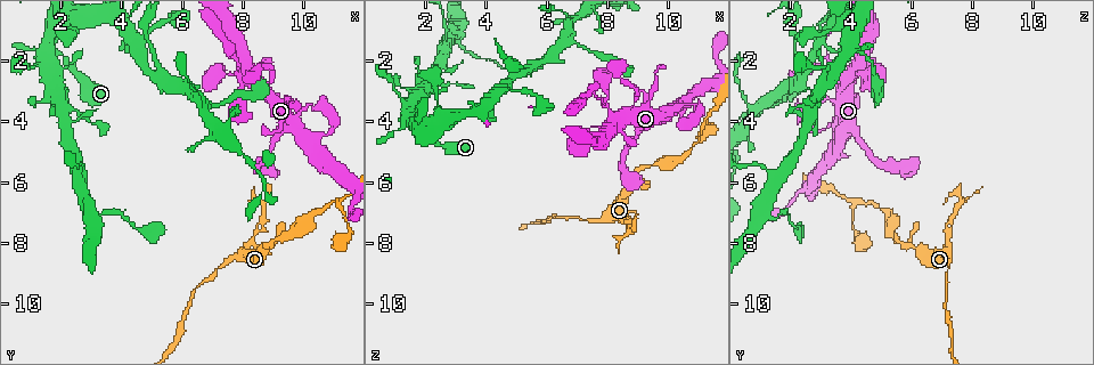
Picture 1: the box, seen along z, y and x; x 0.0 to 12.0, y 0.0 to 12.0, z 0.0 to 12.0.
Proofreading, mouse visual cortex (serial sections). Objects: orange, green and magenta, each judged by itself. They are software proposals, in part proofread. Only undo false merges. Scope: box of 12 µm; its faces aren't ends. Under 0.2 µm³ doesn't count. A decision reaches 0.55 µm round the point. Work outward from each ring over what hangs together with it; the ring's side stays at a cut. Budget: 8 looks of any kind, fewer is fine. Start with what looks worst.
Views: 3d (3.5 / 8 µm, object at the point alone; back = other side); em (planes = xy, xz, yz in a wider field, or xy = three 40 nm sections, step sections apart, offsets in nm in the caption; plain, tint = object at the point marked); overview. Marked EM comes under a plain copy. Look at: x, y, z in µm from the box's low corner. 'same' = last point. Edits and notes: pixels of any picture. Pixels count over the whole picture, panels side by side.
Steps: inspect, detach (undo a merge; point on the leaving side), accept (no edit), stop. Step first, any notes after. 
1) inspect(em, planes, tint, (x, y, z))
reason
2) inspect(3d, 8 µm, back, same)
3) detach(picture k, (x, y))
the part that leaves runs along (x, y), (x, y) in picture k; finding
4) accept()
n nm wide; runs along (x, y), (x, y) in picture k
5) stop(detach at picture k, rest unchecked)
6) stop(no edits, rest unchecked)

inspect(3d, 3.5 µm, (11.1, 6.6, 4.5))
abrupt turn

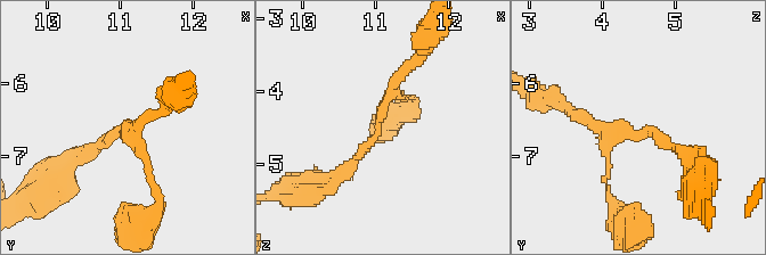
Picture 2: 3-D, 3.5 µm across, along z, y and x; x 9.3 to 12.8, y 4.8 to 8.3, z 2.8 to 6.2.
inspect(em, planes, tint, (11.00, 6.65, 4.45))

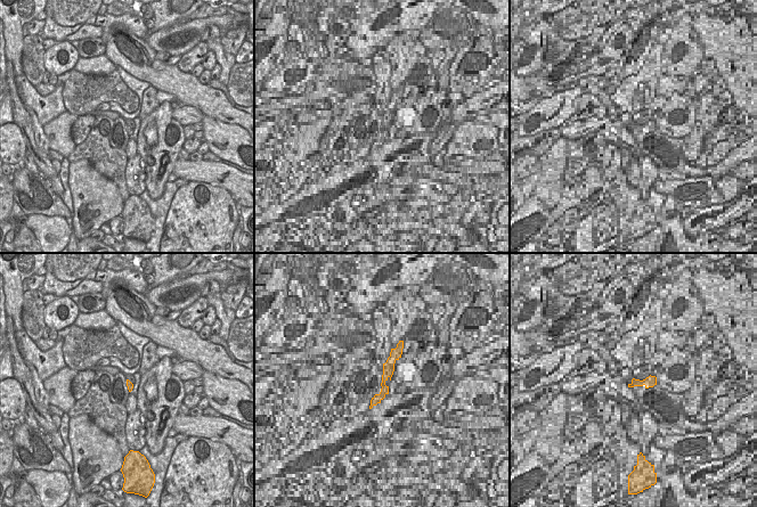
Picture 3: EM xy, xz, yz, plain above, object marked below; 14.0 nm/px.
inspect(em, xy, step 5, tint, same)
another direction

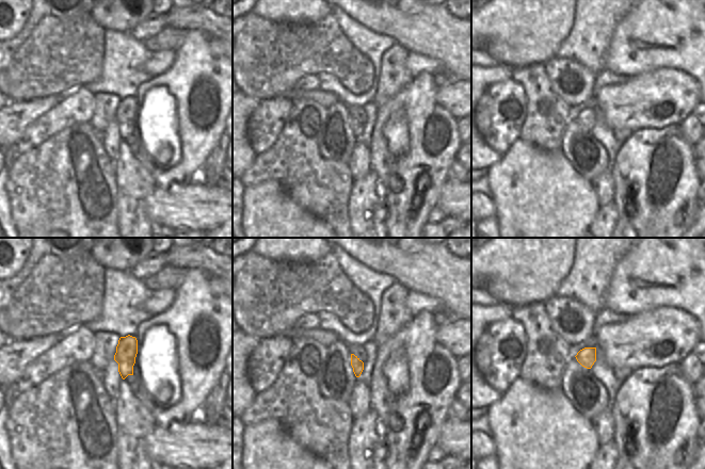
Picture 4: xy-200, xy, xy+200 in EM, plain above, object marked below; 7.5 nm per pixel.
accept()
runs along (334, 180), (405, 98) in picture 2; continuous, no second cell

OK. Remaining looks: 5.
inspect(3d, 3.5 µm, back, (2.5, 2.3, 4.7))
sudden change in width

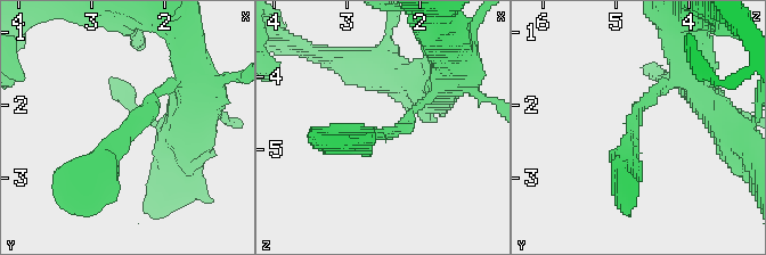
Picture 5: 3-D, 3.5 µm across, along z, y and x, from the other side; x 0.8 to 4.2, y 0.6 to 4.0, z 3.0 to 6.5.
accept()
runs along (76, 178), (95, 167), (174, 83) in picture 5; one cell here

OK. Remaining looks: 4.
inspect(3d, 3.5 µm, (5.1, 2.6, 2.4))
arms part here

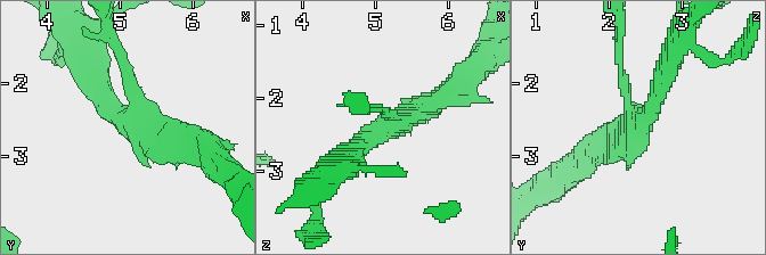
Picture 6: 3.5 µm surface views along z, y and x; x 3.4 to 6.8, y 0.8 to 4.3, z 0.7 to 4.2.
inspect(em, xy, step 5, tint, (5.15, 2.60, 2.40))
now the EM

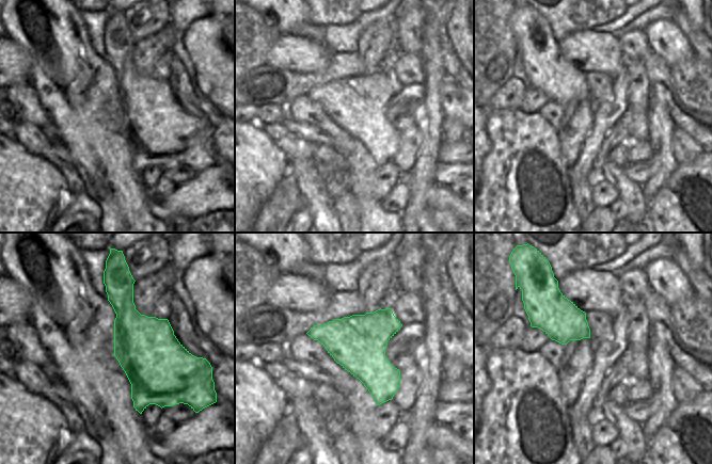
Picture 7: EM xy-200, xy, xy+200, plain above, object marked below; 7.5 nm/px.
accept()
arms of 150, 300, 300 nm; continuous, no second cell

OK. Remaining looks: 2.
stop(no edits, rest unchecked)

